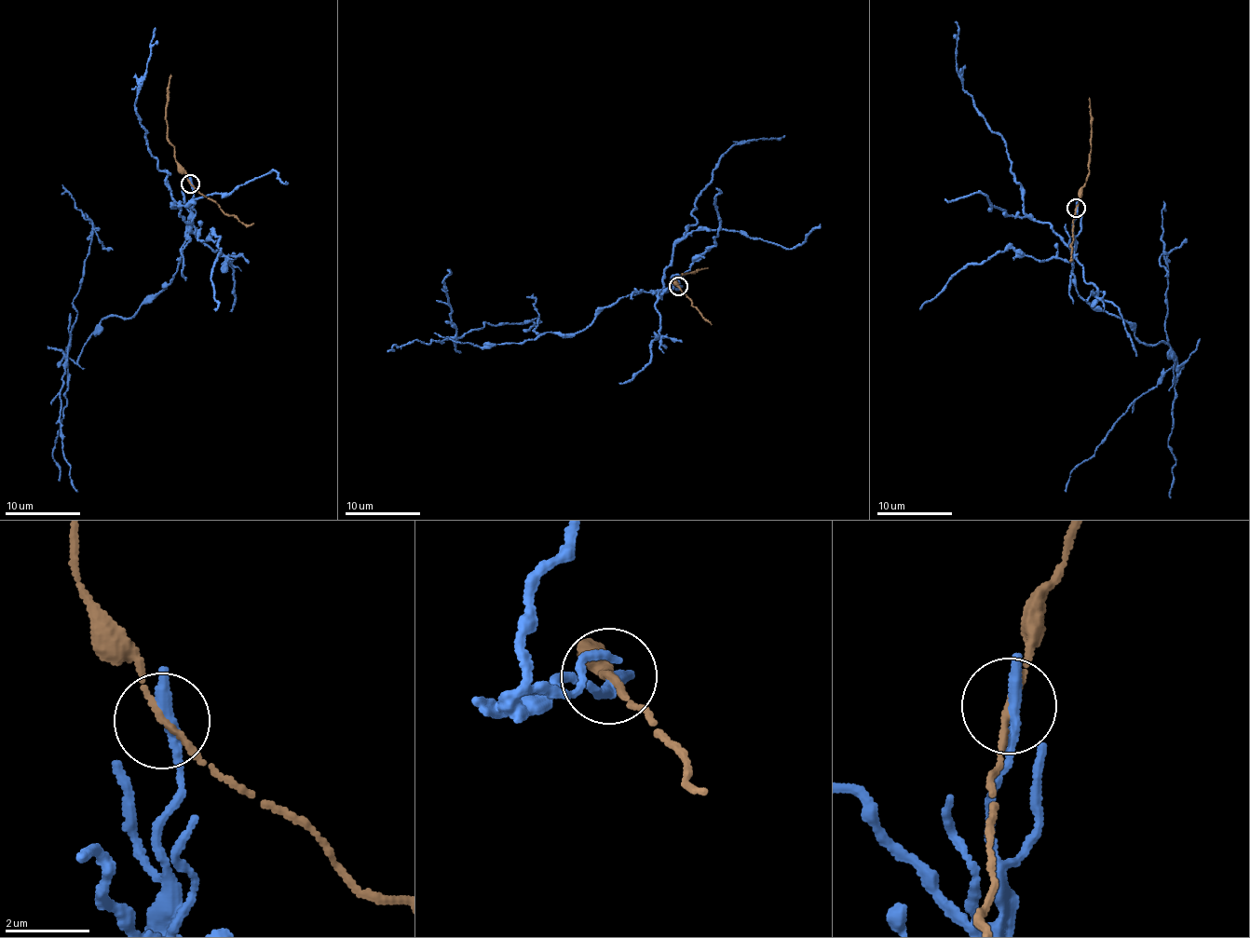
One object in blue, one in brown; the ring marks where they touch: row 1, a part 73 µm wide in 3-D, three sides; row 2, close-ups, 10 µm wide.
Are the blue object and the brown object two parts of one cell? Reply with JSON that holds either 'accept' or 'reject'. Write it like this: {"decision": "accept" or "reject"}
{"decision": "reject"}

